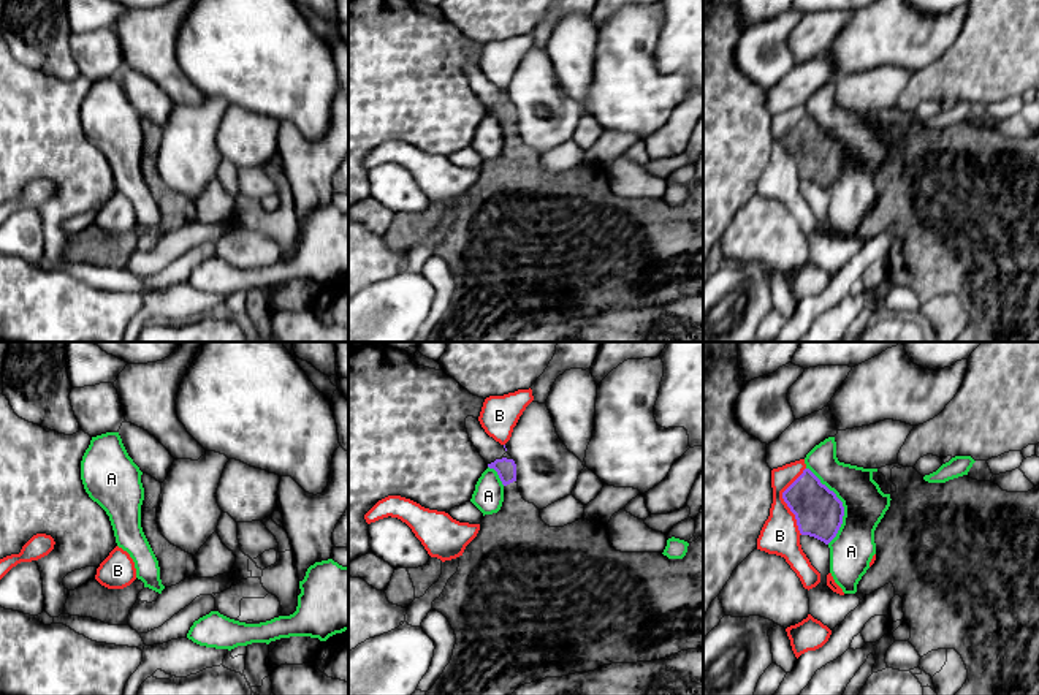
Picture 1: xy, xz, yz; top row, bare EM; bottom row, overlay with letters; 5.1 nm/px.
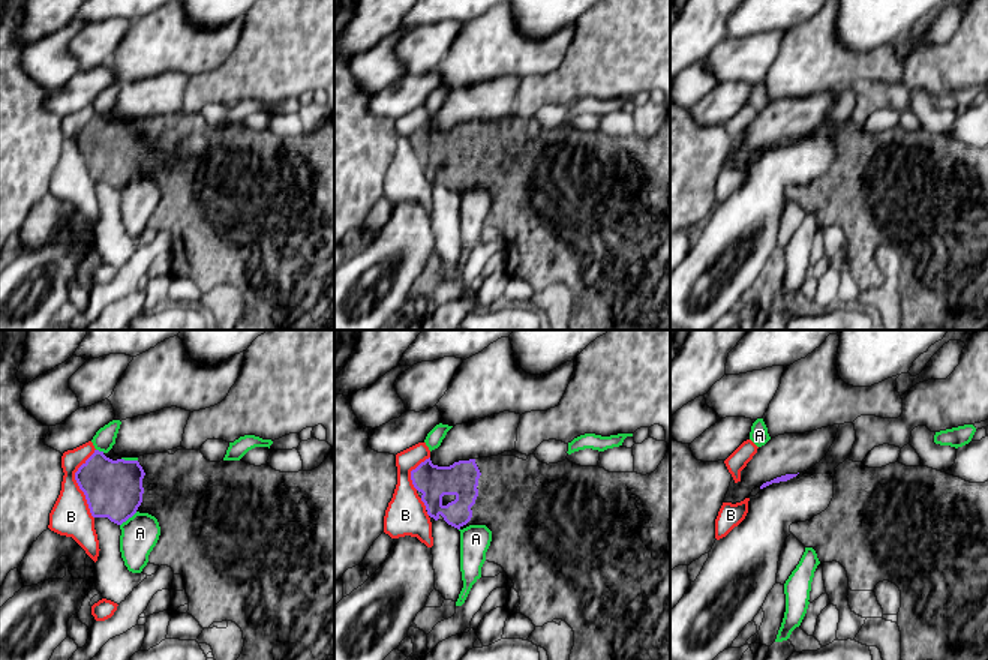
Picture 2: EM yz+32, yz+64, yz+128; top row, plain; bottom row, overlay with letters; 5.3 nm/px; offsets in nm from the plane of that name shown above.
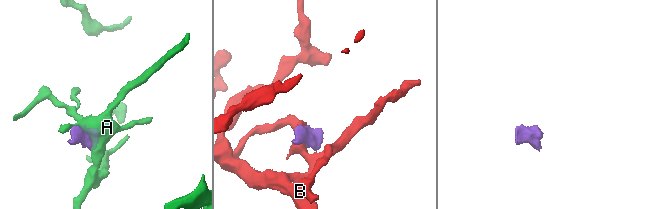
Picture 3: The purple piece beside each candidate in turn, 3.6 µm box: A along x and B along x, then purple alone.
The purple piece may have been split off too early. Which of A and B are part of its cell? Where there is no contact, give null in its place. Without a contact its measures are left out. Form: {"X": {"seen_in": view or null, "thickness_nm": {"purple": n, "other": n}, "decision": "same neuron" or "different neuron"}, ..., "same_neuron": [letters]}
{"A": {"seen_in": "yz", "thickness_nm": {"purple": 240, "other": 220}, "decision": "different neuron"}, "B": {"seen_in": "yz", "thickness_nm": {"purple": 240, "other": 200}, "decision": "different neuron"}, "same_neuron": []}

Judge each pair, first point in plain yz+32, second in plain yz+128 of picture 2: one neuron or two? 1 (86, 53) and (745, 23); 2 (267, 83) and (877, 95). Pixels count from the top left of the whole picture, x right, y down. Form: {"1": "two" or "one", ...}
{"1": "two", "2": "one"}

